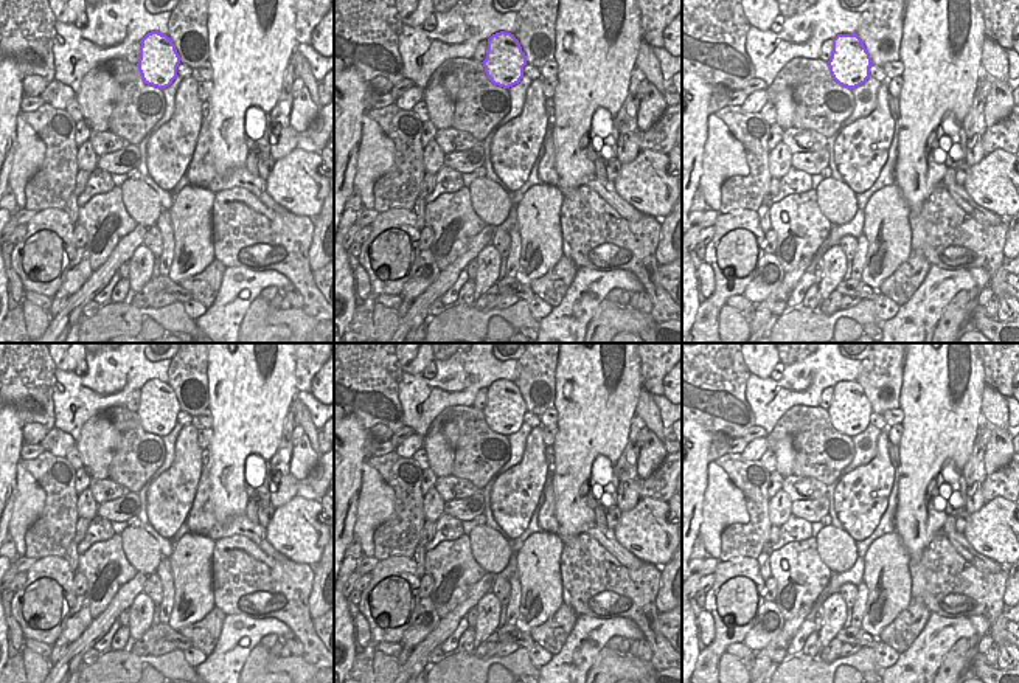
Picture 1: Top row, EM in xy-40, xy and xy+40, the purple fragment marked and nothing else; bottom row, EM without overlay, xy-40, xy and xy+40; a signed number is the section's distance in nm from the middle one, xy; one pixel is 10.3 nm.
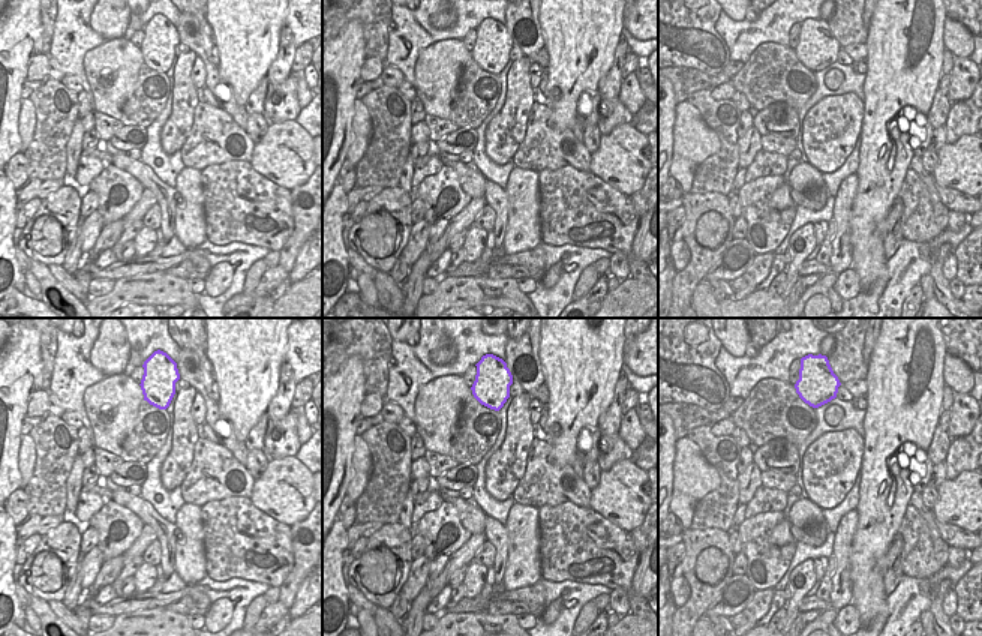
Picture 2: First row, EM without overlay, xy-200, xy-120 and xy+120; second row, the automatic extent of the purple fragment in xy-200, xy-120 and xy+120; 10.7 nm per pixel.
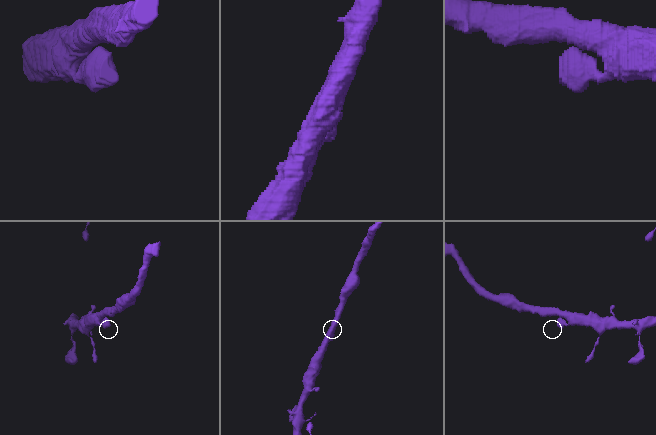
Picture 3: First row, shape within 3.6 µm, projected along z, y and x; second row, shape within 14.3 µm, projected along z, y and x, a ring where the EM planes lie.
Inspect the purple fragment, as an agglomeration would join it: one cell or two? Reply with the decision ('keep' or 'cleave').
keep

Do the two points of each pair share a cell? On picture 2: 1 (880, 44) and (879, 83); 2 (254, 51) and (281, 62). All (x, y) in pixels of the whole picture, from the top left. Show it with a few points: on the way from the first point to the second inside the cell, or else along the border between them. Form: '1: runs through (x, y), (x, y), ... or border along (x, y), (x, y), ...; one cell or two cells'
1: runs through (880, 53), (880, 74); one cell
2: border along (284, 26), (279, 35), (278, 56), (264, 75); two cells

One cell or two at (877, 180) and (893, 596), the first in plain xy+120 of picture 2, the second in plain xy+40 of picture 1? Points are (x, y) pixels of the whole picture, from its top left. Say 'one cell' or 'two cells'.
two cells

